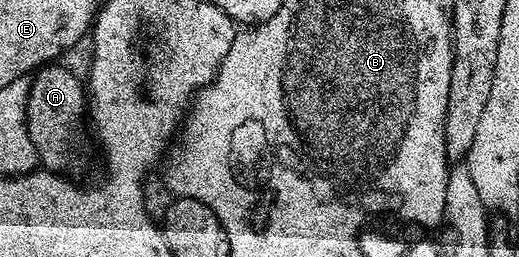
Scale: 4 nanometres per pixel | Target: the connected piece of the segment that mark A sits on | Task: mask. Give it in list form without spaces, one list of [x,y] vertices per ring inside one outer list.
[[[48,63],[36,70],[30,78],[29,96],[27,96],[27,131],[35,148],[38,164],[44,170],[60,175],[70,174],[70,169],[79,161],[79,133],[74,129],[79,116],[85,113],[85,87],[74,77],[63,63]]]

